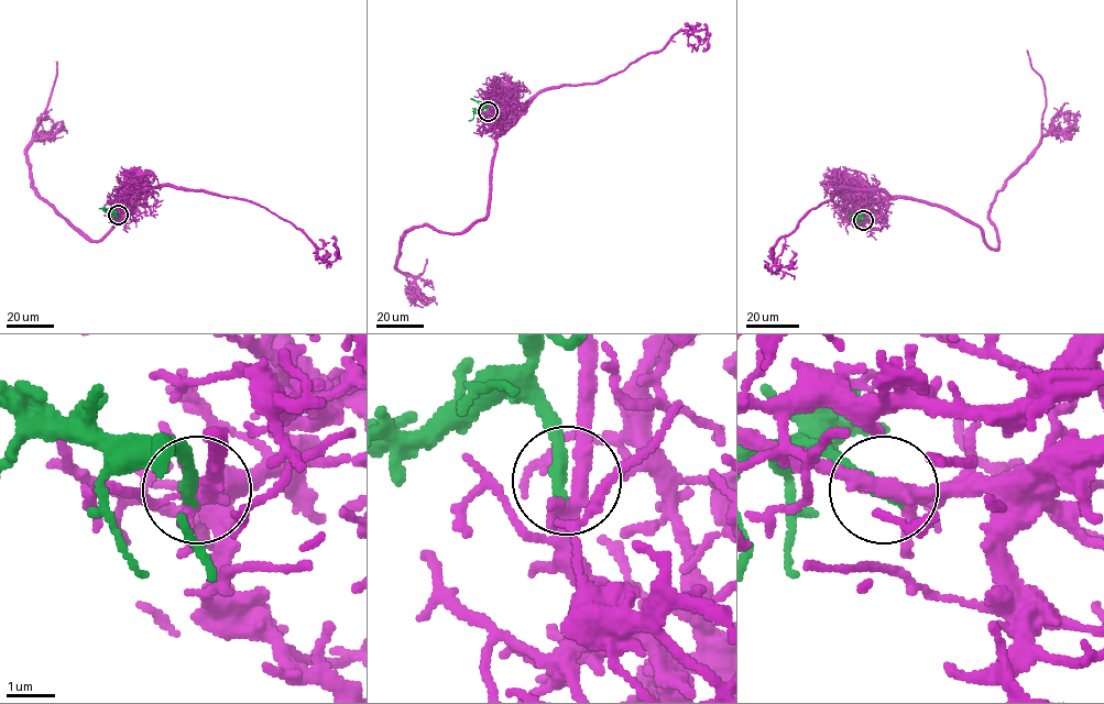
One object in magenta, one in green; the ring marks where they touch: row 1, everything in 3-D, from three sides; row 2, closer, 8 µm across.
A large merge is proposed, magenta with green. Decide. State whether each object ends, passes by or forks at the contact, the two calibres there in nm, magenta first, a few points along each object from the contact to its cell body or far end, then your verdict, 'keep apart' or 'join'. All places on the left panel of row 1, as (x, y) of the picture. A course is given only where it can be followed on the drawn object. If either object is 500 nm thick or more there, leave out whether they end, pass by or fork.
magenta forks | green ends | 300/320 nm | magenta via (118, 215), (130, 201), (127, 195), (113, 226), (99, 240), (86, 239), (32, 186), (26, 150), (57, 61) | green via (117, 215), (104, 207), (99, 209) | join

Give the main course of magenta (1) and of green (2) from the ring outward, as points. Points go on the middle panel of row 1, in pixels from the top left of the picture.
1: (488, 111), (500, 127), (489, 210), (456, 233), (414, 226), (402, 237), (396, 267), (417, 276), (427, 259)
2: (487, 111), (485, 108), (476, 109), (473, 118), (469, 120)

